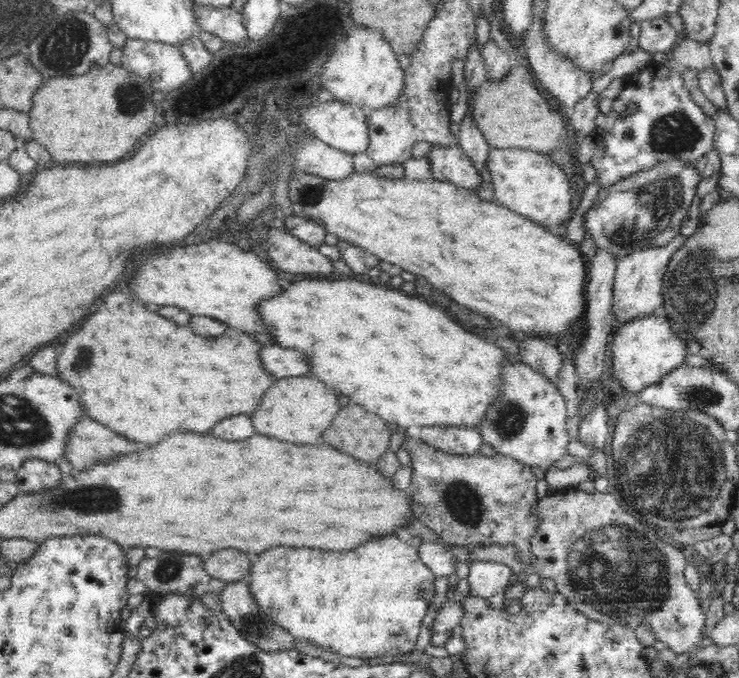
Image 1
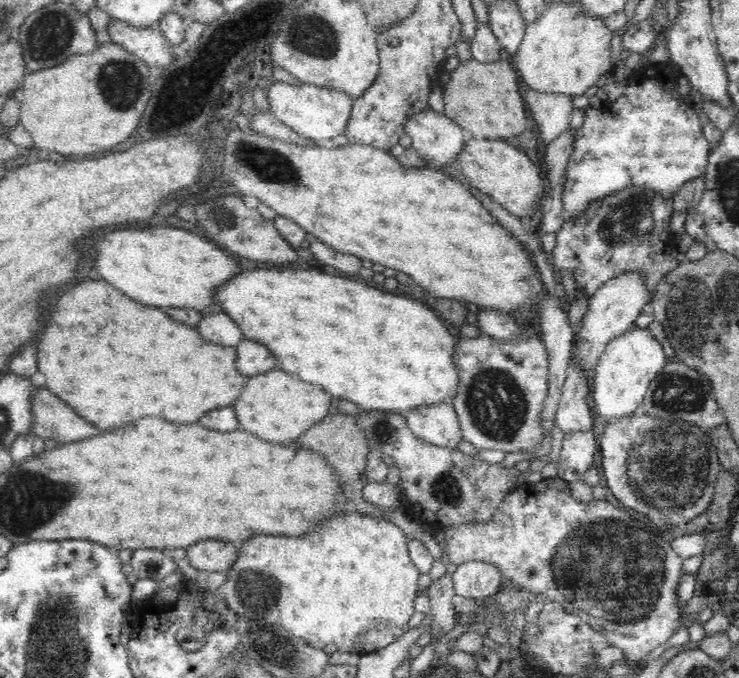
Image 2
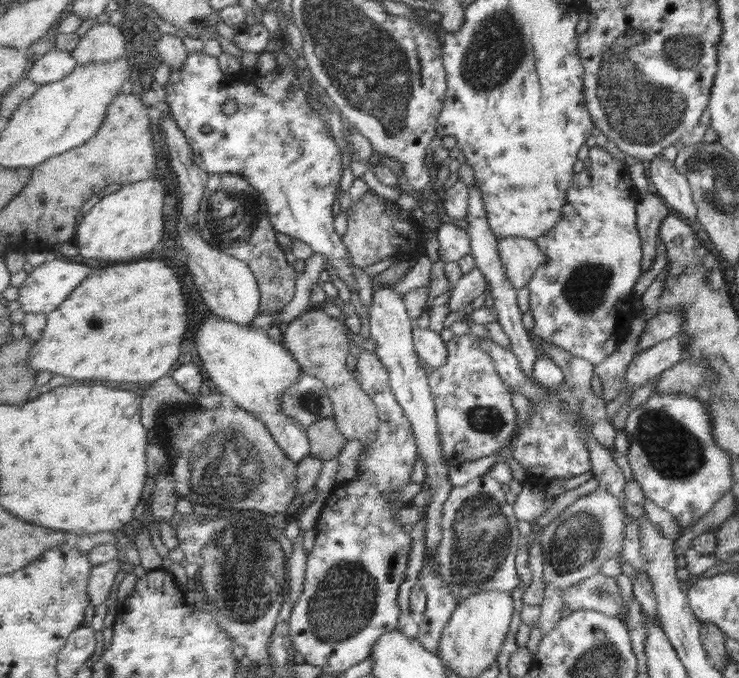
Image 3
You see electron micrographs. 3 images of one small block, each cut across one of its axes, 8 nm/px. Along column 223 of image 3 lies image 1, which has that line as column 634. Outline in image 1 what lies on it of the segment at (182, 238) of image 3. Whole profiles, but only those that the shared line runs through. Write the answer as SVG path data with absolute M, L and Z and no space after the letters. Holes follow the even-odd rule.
M677 234L666 246L658 248L644 248L636 250L632 254L623 256L617 264L617 271L613 288L613 307L615 321L626 324L632 320L641 318L643 315L650 315L660 312L663 306L663 280L667 266L673 254L685 242L685 236Z

